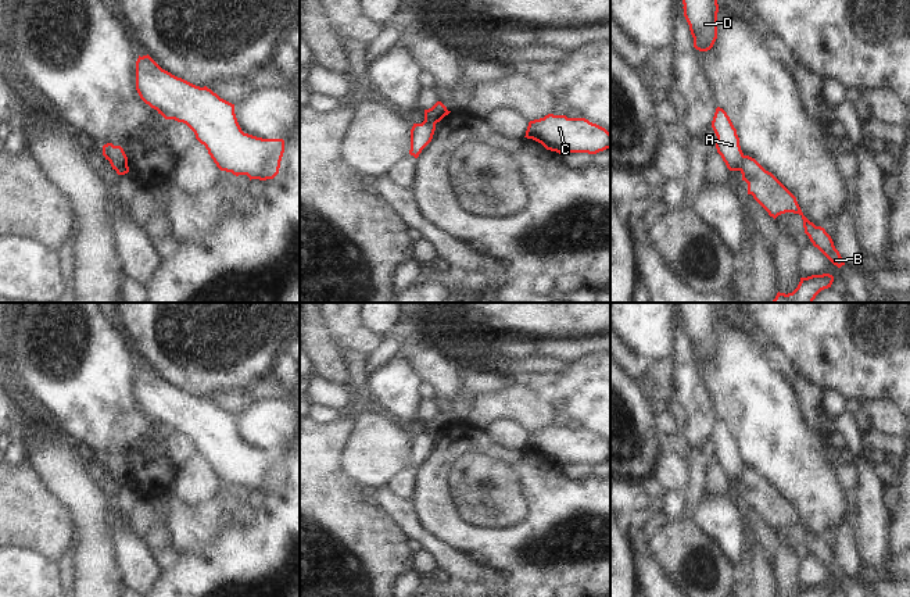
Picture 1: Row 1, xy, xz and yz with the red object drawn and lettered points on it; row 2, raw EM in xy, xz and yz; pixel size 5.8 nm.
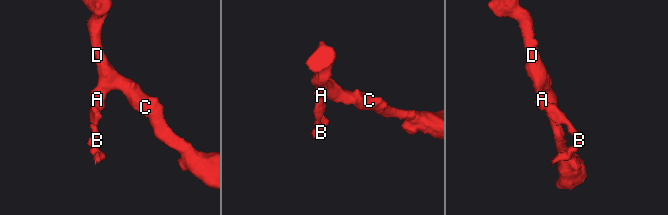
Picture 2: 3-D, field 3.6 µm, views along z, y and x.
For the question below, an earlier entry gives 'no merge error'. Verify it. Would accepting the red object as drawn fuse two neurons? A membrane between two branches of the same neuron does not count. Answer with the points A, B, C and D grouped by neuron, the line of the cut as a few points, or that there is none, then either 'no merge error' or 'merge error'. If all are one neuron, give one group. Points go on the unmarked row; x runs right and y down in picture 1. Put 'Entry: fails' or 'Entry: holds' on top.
Entry: fails
A C D / B; cut in yz along (744, 467), (740, 481); merge error

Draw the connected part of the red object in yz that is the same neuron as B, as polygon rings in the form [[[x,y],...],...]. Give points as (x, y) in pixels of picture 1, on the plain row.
[[[744,466],[741,476],[742,491],[748,494],[748,505],[769,523],[774,530],[785,523],[799,525],[803,530],[805,544],[834,576],[845,576],[839,562],[835,560],[831,547],[824,539],[816,537],[802,523],[796,508],[755,469]]]

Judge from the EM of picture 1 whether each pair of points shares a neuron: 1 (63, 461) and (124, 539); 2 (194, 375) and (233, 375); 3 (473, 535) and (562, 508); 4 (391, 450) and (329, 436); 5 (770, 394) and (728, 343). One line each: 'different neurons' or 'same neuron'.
1: different neurons
2: same neuron
3: same neuron
4: different neurons
5: same neuron

